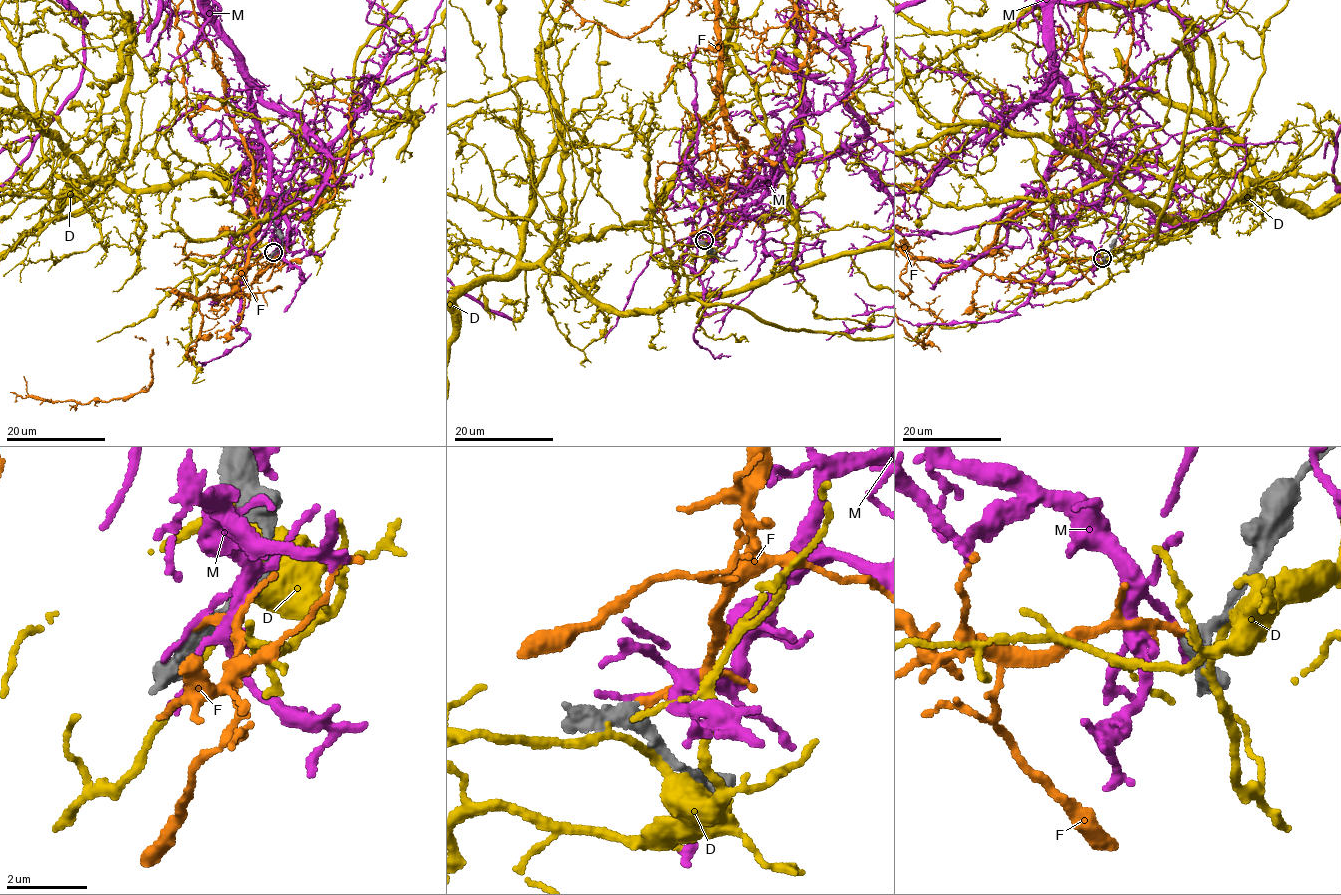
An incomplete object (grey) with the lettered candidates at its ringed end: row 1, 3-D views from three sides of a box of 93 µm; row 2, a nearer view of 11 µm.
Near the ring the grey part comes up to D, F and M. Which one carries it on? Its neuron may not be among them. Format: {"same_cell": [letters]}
{"same_cell": ["F"]}

